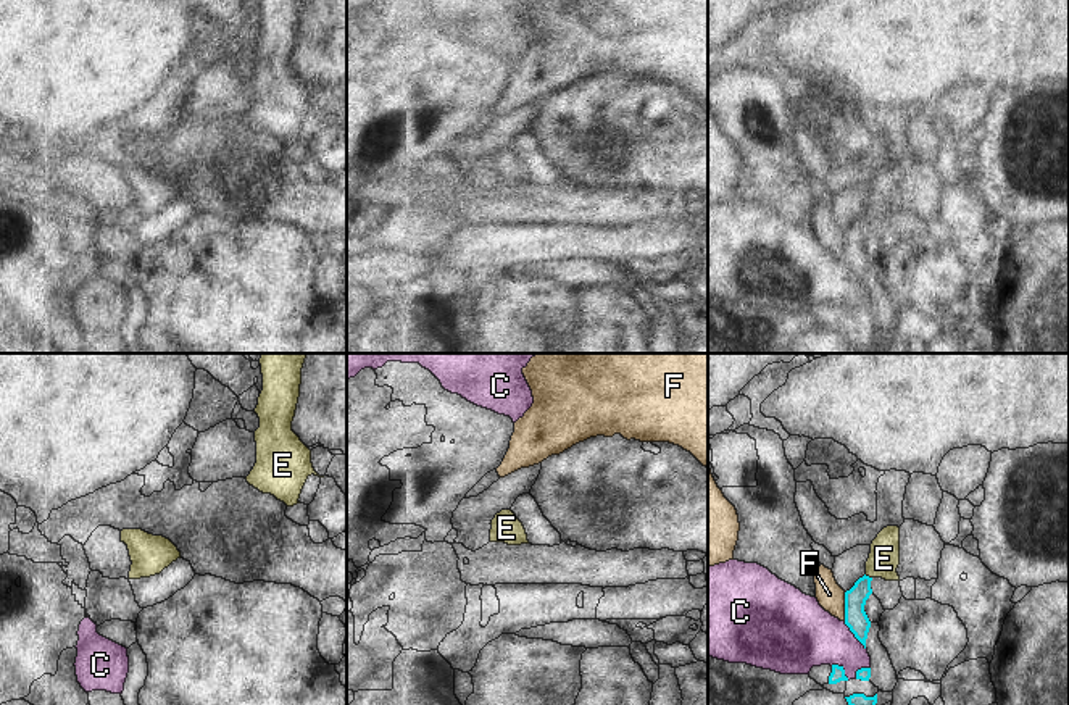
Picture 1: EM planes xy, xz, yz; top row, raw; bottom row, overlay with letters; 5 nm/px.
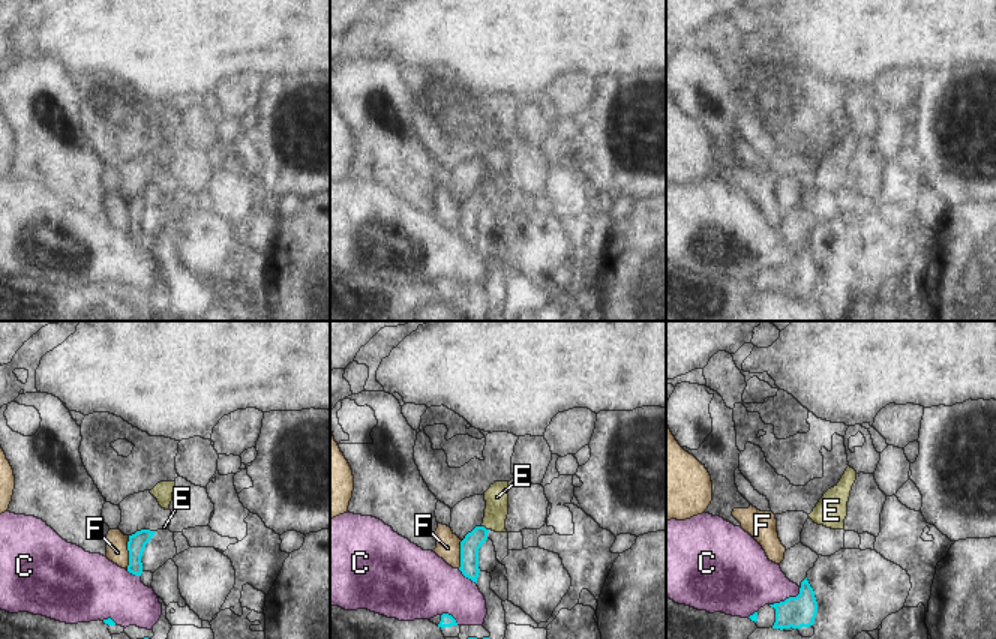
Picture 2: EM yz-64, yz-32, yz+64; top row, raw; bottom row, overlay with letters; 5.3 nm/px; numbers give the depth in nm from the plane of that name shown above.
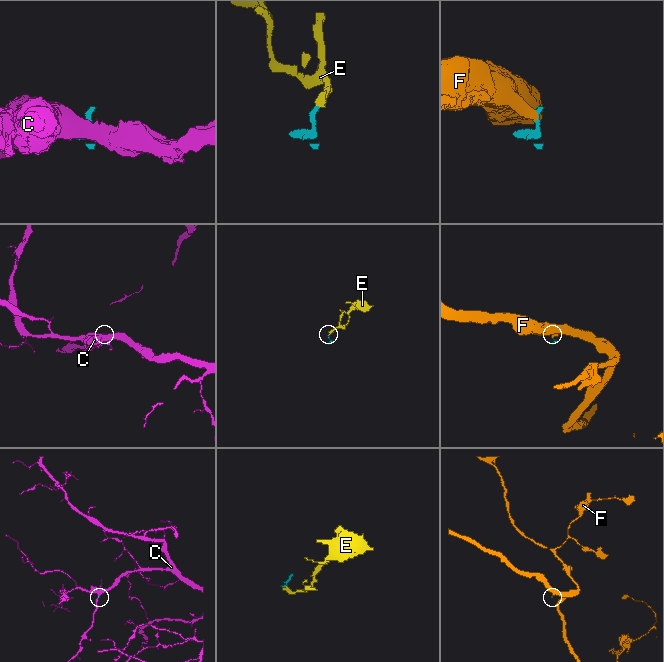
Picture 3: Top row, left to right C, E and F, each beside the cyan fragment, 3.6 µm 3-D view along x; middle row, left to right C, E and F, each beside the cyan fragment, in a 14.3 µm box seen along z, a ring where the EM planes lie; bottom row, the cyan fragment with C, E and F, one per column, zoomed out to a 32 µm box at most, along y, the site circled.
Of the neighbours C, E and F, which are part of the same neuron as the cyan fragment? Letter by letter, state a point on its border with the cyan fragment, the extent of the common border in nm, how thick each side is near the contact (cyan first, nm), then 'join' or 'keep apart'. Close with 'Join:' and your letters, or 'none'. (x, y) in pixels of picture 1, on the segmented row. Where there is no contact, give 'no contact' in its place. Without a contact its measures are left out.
C: yz (855, 636) | 180 nm | 110/320 nm | keep apart
E: yz (868, 576) | 40 nm | 110/160 nm | join
F: yz (845, 607) | 140 nm | 110/140 nm | keep apart
Join: E

